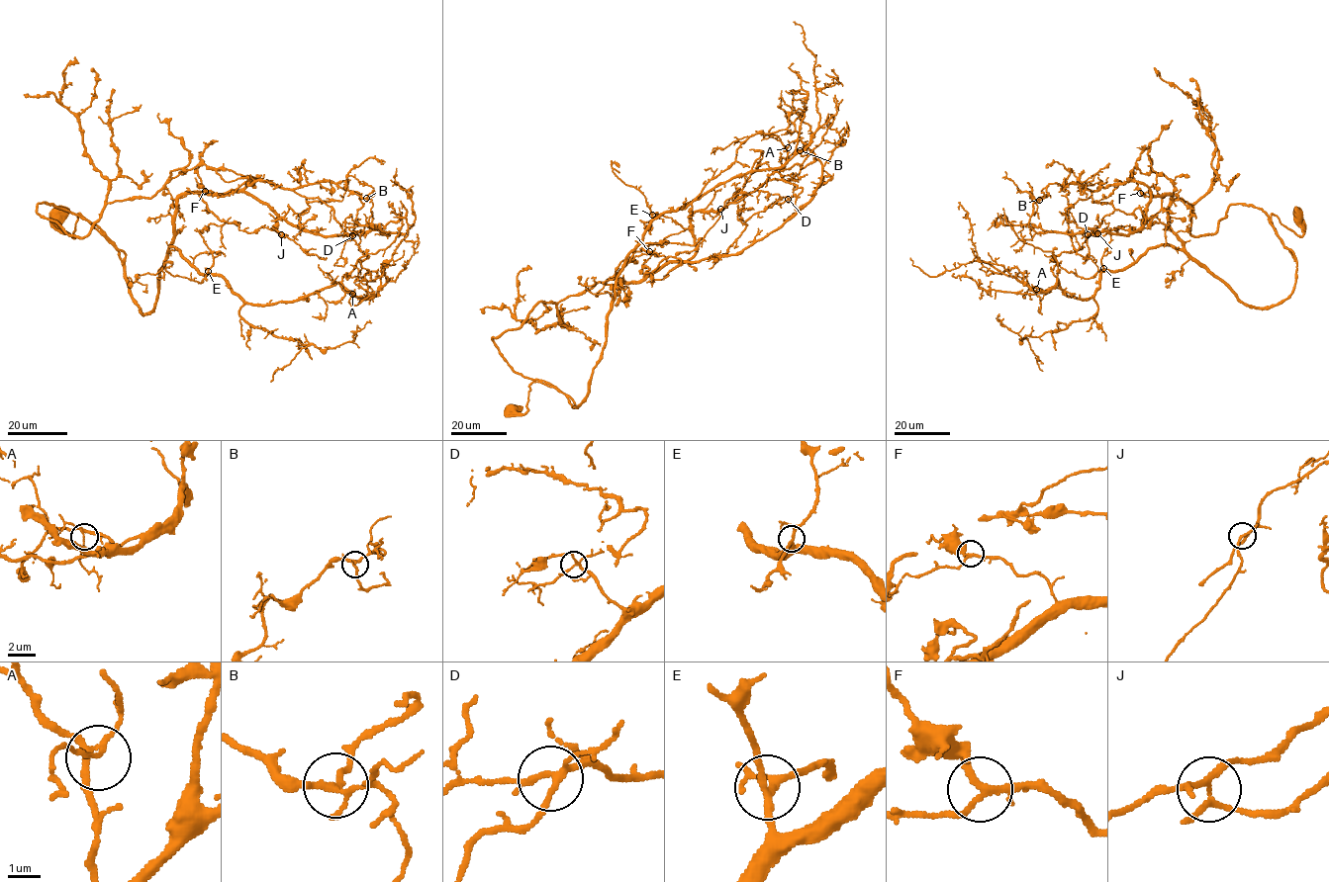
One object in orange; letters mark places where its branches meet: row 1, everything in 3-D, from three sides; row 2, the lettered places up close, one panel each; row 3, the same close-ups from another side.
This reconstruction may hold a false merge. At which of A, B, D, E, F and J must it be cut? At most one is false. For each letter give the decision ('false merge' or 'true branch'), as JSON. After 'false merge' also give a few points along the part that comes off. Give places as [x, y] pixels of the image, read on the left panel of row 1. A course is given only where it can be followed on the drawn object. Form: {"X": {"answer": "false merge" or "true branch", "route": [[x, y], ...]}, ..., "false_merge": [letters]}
{"A": {"answer": "true branch"}, "B": {"answer": "true branch"}, "D": {"answer": "true branch"}, "E": {"answer": "true branch"}, "F": {"answer": "true branch"}, "J": {"answer": "false merge", "route": [[282, 234], [294, 240], [306, 253], [326, 257]]}, "false_merge": ["J"]}

